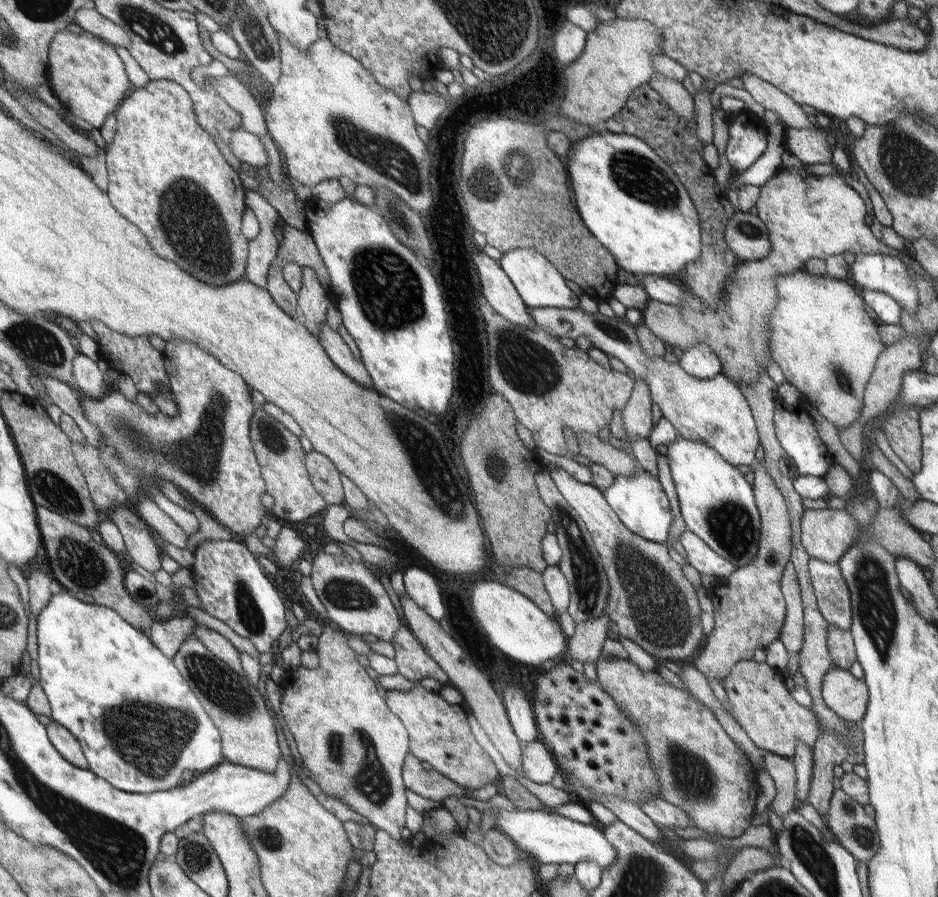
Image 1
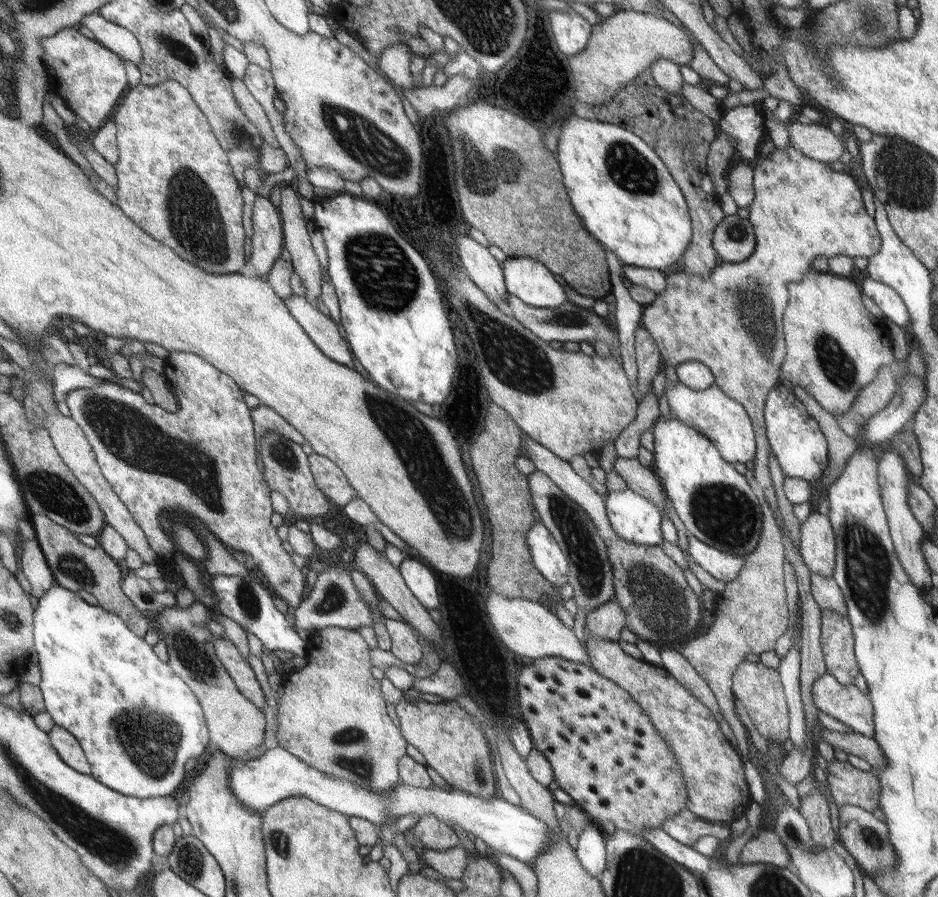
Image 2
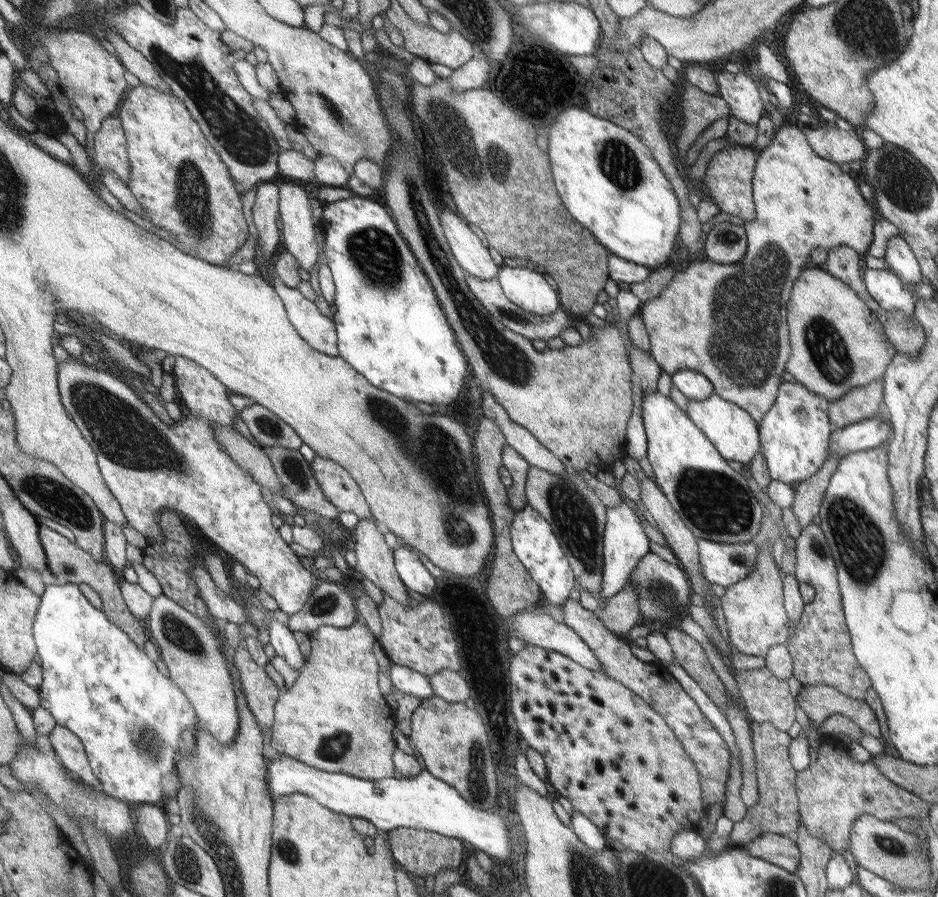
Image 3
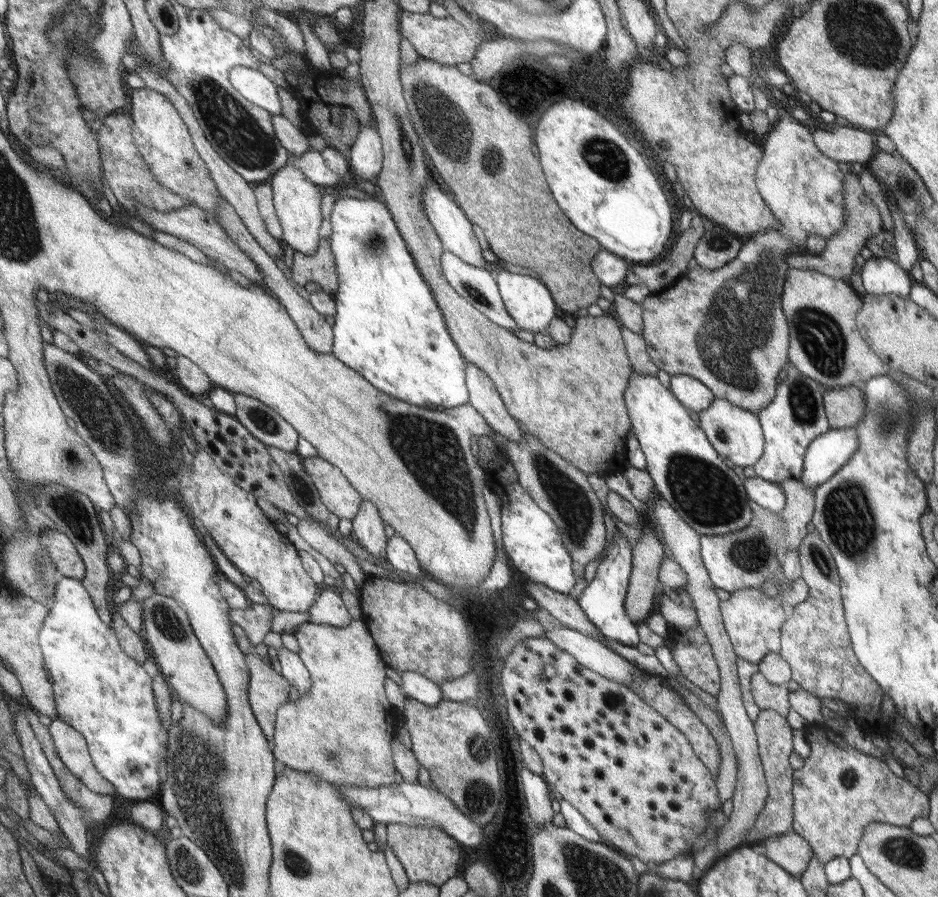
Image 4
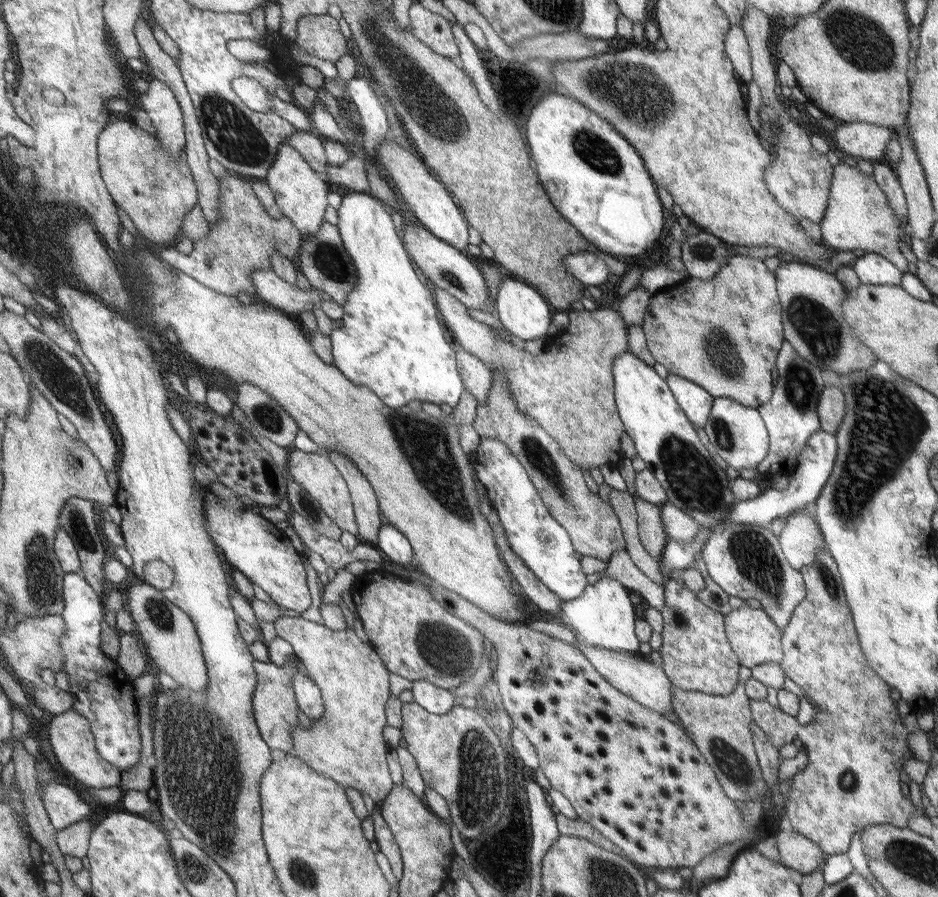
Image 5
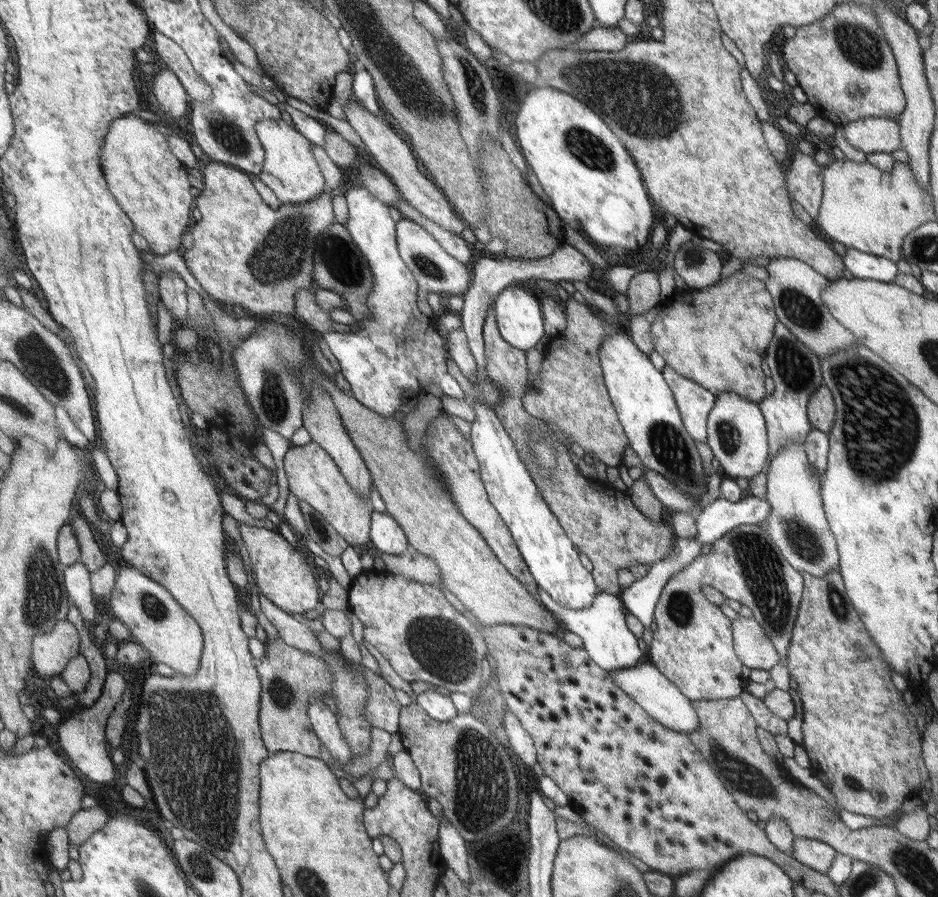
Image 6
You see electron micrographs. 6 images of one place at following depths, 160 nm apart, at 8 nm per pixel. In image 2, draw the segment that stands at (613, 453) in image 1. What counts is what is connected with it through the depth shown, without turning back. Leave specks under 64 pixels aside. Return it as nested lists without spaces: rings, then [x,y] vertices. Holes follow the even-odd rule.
[[[617,456],[613,470],[625,481],[625,484],[639,496],[646,497],[659,512],[665,512],[663,492],[654,472],[643,467],[637,459],[627,459]]]

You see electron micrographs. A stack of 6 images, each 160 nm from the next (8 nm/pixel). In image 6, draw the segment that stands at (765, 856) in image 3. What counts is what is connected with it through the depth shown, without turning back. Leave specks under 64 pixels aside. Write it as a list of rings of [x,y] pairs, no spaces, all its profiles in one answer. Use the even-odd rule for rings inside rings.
[[[793,838],[793,858],[815,872],[825,875],[837,853],[819,840]]]

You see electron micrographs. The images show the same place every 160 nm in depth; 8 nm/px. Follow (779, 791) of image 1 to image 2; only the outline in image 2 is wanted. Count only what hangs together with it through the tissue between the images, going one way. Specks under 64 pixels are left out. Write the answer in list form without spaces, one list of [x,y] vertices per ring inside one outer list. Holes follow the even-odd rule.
[[[788,143],[783,149],[775,149],[765,160],[756,161],[754,168],[754,202],[748,207],[748,220],[754,229],[754,250],[749,258],[737,263],[721,263],[713,267],[708,275],[689,275],[684,272],[666,272],[664,275],[665,288],[656,294],[651,304],[644,306],[641,316],[641,327],[654,340],[657,351],[661,356],[663,366],[677,367],[683,362],[697,361],[707,366],[714,375],[714,386],[720,388],[731,400],[739,404],[749,414],[751,425],[754,426],[755,441],[758,448],[753,461],[753,478],[763,491],[766,505],[774,513],[779,532],[782,533],[783,548],[785,548],[785,563],[793,568],[798,590],[798,612],[800,618],[800,675],[798,678],[801,706],[804,716],[804,749],[800,752],[793,747],[779,767],[779,774],[792,786],[801,782],[811,772],[811,756],[813,756],[813,730],[819,724],[817,707],[813,704],[811,687],[813,682],[826,673],[820,649],[820,608],[810,593],[810,571],[805,566],[802,556],[794,547],[781,518],[776,494],[768,471],[770,445],[766,440],[764,410],[766,398],[779,378],[779,366],[785,357],[783,344],[782,317],[789,303],[787,285],[800,281],[806,272],[811,270],[816,256],[830,259],[834,256],[869,258],[879,248],[879,234],[875,230],[873,218],[869,218],[863,210],[861,194],[855,180],[841,171],[831,170],[827,163],[811,159],[803,155],[794,144]]]

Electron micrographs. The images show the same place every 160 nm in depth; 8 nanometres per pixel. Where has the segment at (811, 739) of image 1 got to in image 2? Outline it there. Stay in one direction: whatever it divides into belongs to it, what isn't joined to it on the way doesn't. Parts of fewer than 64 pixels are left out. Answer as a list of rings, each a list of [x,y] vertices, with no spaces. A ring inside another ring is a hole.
[[[741,660],[732,674],[732,684],[734,696],[745,707],[757,732],[766,740],[773,739],[783,744],[789,735],[789,708],[787,708],[785,692],[781,690],[782,682],[779,682],[781,674],[777,674],[777,671],[759,661]],[[827,729],[823,732],[823,738],[833,748],[839,748],[845,754],[853,754],[853,756],[867,761],[873,771],[877,771],[885,765],[886,756],[875,739],[867,738],[851,730],[849,733],[838,733]]]

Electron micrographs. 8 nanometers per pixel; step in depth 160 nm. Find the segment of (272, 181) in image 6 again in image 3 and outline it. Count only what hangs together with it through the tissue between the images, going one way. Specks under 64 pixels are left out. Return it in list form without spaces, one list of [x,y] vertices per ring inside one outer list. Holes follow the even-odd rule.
[[[291,182],[279,183],[279,220],[282,220],[283,251],[291,253],[298,260],[300,268],[311,273],[311,266],[317,260],[317,242],[313,232],[313,220],[311,220],[311,208],[309,208],[309,196],[305,190]]]

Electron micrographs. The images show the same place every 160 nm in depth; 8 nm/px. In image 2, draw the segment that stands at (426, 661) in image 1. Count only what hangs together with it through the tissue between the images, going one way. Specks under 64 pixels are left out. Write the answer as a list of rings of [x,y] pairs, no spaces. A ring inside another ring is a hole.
[[[386,618],[384,620],[385,628],[390,636],[390,651],[395,658],[407,664],[417,664],[422,657],[421,647],[423,644],[417,640],[419,632],[410,624],[402,620],[393,620]]]

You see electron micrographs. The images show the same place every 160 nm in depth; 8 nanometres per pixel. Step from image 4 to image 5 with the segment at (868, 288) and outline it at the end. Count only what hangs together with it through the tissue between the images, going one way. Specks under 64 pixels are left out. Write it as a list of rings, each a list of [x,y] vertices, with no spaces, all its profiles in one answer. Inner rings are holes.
[[[864,252],[849,265],[861,284],[899,286],[901,283],[903,272],[881,255]]]

